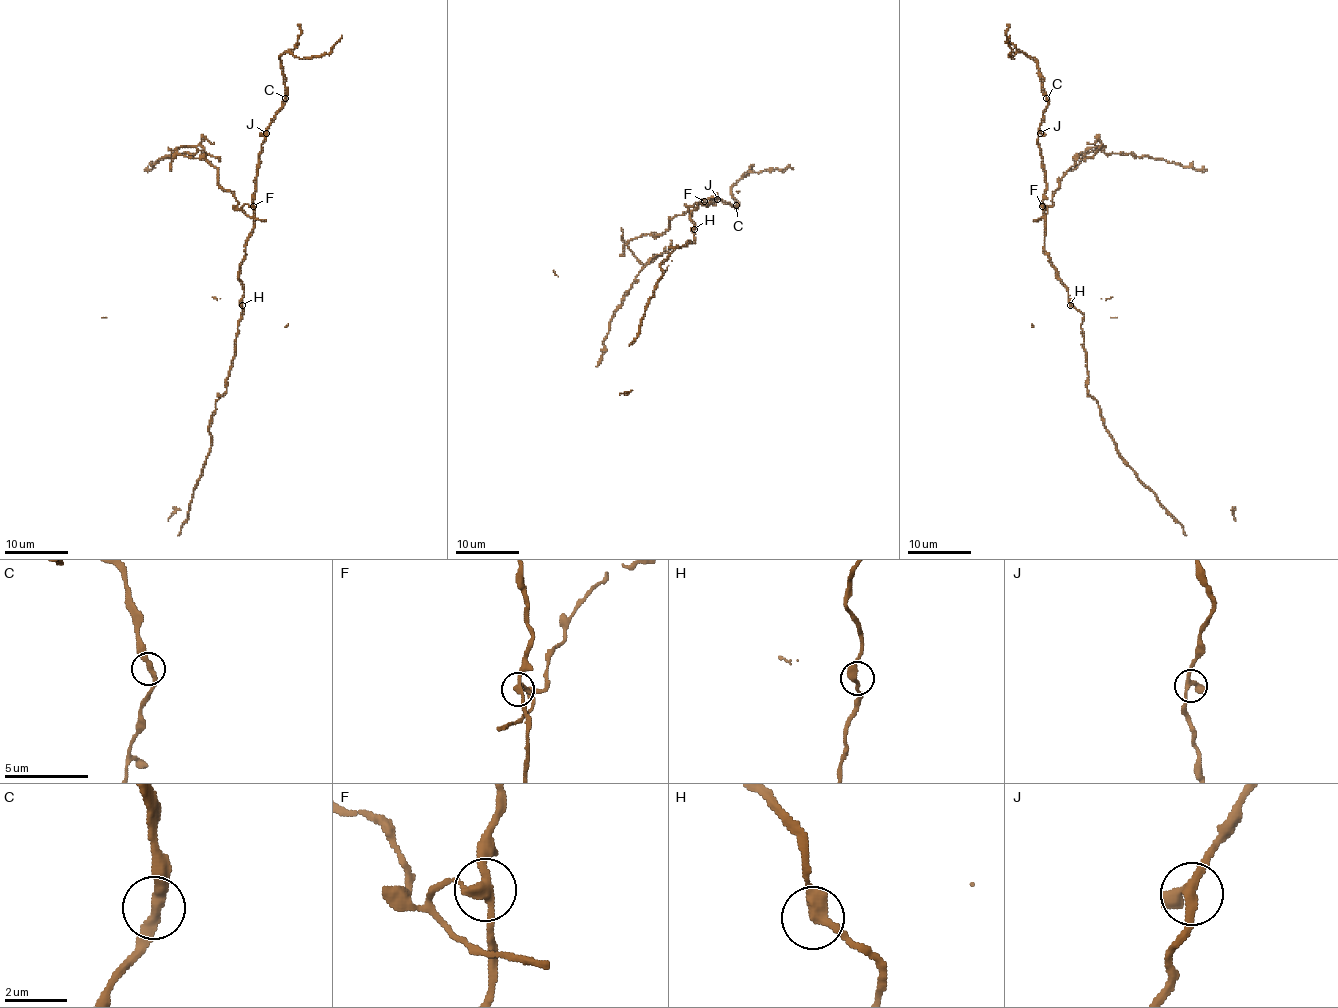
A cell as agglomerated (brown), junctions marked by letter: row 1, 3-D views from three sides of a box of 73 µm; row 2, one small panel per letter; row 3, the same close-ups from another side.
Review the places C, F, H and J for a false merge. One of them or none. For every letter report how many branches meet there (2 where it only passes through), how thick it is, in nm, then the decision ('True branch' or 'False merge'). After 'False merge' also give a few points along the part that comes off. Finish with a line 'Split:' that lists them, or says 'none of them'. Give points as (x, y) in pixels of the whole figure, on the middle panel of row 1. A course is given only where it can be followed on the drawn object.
C: Branches: 2. Thickness 340 nm. True branch
F: Branches: 3. Thickness 280 nm. False merge. Course of the part to remove: (705, 201), (670, 220), (660, 234), (642, 234), (627, 245), (648, 264), (610, 322), (604, 354), (596, 366)
H: Branches: 2. Thickness 360 nm. True branch
J: Branches: 3. Thickness 280 nm. True branch
Split: F

